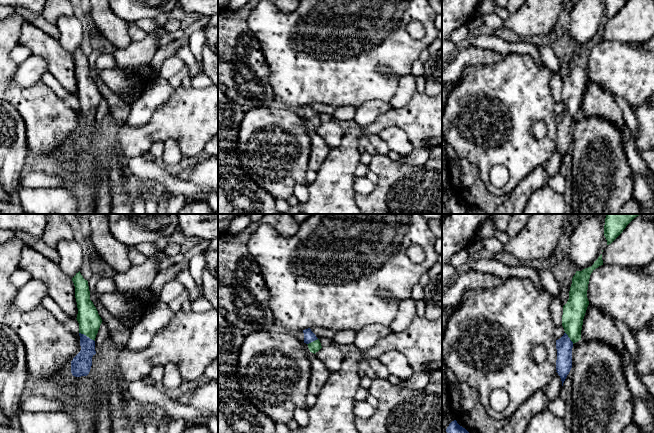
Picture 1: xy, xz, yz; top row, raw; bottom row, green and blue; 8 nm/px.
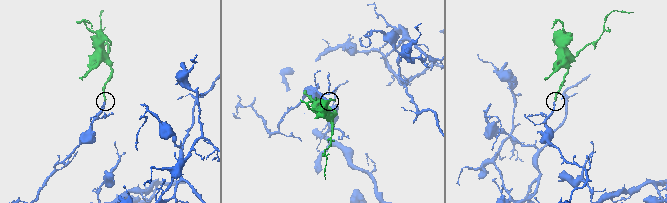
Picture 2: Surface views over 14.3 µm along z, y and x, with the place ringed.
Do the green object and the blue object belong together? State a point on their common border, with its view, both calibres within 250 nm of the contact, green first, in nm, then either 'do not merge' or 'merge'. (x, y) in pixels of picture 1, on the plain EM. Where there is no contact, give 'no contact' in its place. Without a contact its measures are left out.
xy (87, 112) | 180/160 nm | merge

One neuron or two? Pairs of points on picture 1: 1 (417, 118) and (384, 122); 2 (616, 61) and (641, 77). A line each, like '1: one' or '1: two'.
1: one
2: one

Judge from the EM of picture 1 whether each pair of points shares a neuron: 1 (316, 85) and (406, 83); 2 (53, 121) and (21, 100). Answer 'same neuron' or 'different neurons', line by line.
1: different neurons
2: same neuron

